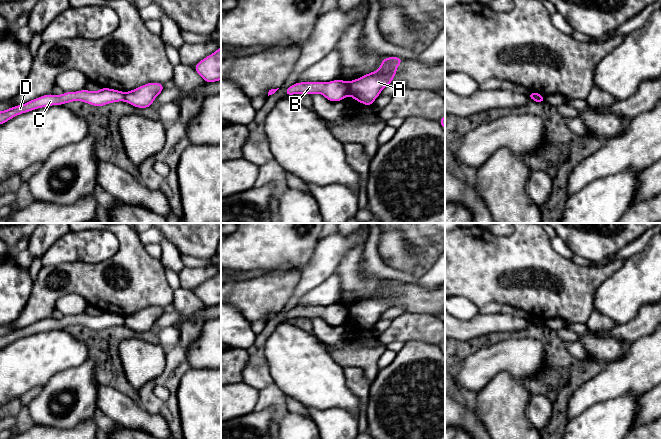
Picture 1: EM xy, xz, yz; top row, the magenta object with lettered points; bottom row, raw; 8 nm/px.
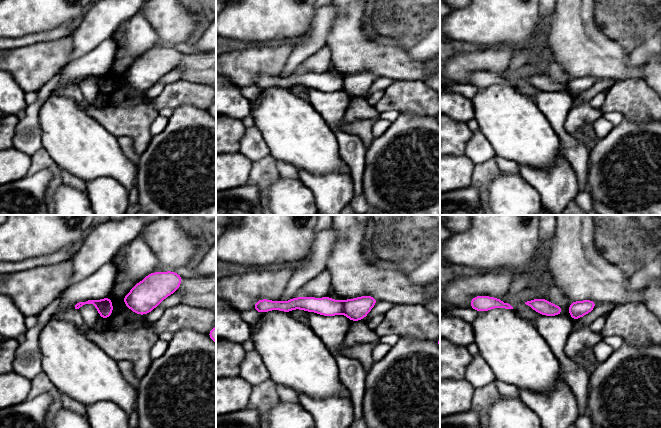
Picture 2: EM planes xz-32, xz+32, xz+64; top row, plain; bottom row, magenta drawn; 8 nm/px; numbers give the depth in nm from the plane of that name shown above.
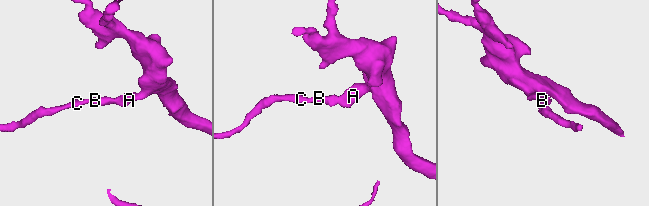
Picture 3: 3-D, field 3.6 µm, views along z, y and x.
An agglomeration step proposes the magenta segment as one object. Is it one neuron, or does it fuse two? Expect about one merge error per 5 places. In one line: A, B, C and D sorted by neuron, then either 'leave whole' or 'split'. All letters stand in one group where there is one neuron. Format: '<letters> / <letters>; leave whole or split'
A / B C D; split

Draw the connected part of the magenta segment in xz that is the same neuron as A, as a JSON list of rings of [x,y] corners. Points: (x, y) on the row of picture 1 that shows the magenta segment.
[[[391,56],[381,61],[380,68],[348,83],[349,95],[356,101],[371,106],[380,92],[392,83],[403,58]]]

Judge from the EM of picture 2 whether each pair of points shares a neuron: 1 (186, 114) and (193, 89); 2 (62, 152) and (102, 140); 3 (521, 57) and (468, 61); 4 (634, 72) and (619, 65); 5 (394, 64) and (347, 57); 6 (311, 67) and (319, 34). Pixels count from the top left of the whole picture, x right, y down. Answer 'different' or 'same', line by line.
1: different
2: same
3: different
4: same
5: same
6: different

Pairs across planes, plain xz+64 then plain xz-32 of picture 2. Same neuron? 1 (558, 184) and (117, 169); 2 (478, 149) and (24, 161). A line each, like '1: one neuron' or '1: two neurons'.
1: two neurons
2: two neurons

